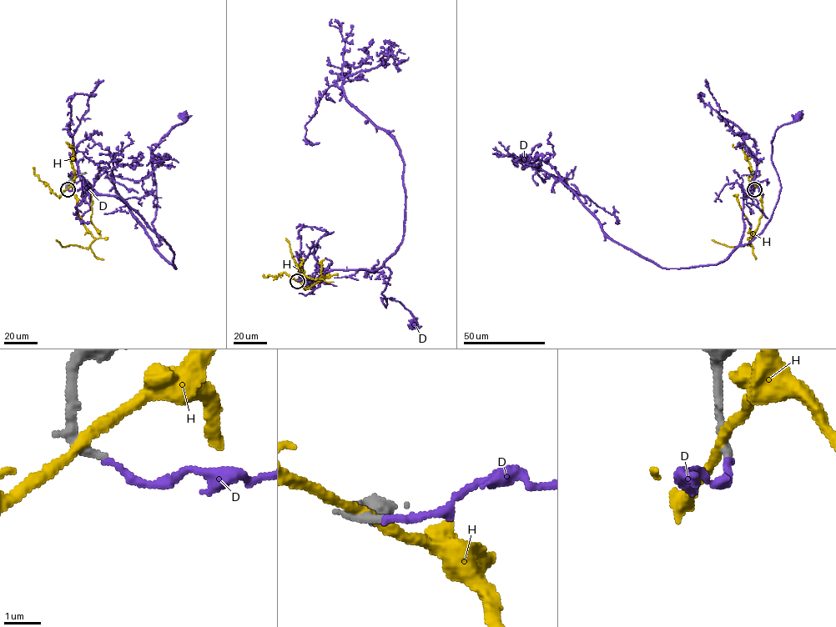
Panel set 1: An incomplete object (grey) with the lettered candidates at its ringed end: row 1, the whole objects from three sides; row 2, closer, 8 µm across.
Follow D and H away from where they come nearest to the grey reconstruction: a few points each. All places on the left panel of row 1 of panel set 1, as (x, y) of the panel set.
D: (67, 189), (85, 181), (115, 195), (158, 246), (151, 154), (184, 117)
H: (67, 188), (72, 187), (78, 214), (94, 239), (83, 248), (62, 246), (55, 239)

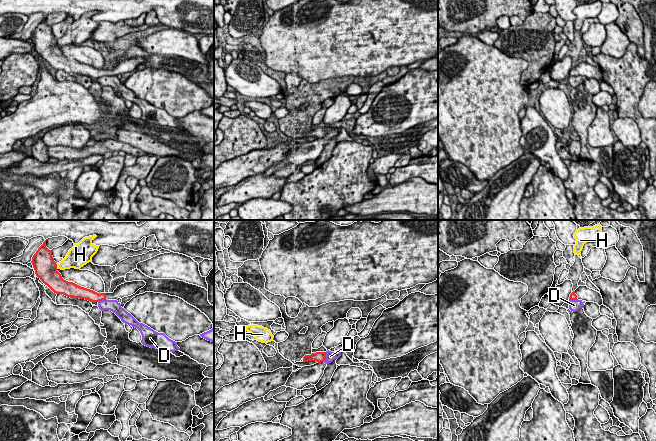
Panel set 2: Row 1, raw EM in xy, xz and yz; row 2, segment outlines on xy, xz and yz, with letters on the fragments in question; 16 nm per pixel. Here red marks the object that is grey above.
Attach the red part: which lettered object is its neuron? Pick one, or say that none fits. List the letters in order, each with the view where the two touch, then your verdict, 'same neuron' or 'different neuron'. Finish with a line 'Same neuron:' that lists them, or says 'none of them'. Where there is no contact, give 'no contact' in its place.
D: contact in xz; different neuron
H: contact in xy; different neuron
Same neuron: none of them

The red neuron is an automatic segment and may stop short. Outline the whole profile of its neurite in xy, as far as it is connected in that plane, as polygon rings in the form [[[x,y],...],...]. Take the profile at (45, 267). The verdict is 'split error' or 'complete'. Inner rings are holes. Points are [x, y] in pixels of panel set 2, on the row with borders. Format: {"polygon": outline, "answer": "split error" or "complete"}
{"polygon": [[[46,240],[38,248],[31,261],[36,276],[47,285],[54,293],[63,294],[70,298],[85,299],[90,302],[102,300],[117,300],[135,294],[143,288],[144,281],[125,282],[117,286],[113,293],[97,293],[93,290],[81,287],[73,282],[64,280],[57,271],[57,264],[52,256],[52,250],[46,247]]], "answer": "split error"}

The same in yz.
{"polygon": [[[579,286],[570,294],[569,300],[582,300],[597,303],[599,306],[603,305],[601,294],[587,286]]], "answer": "split error"}

